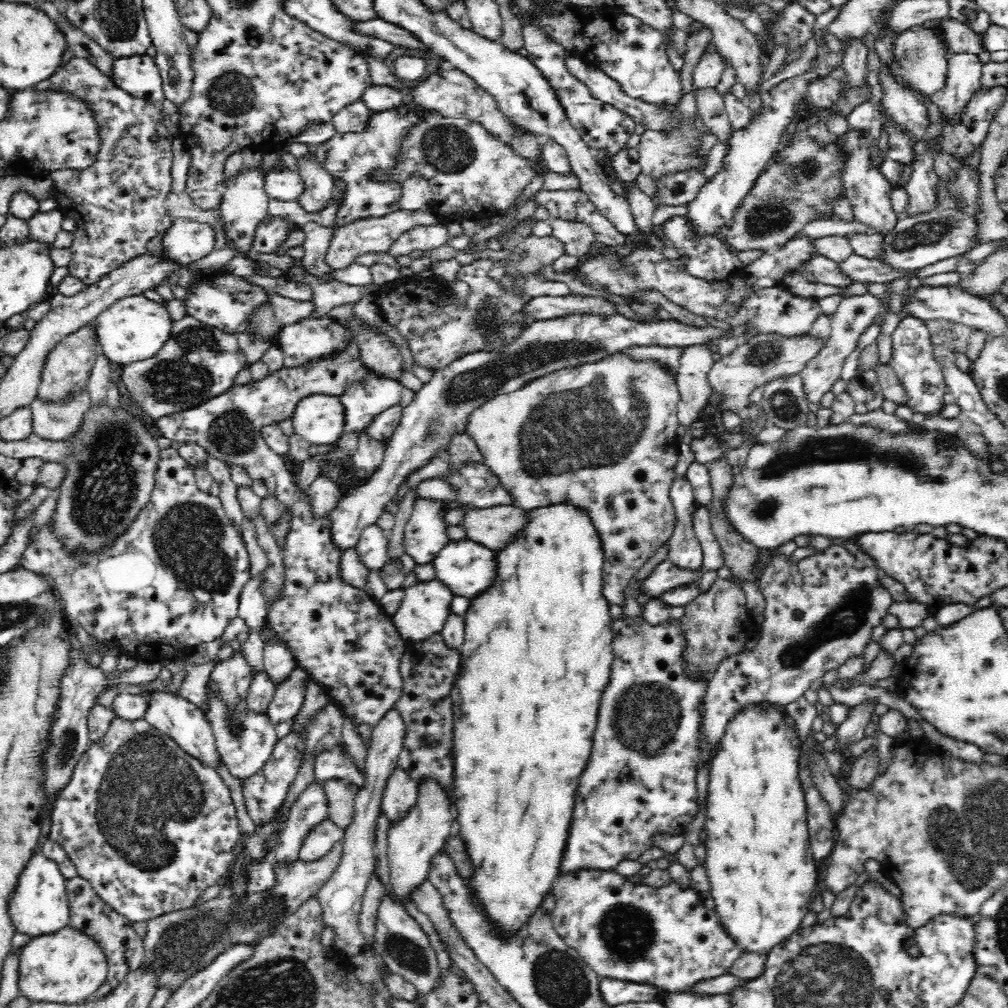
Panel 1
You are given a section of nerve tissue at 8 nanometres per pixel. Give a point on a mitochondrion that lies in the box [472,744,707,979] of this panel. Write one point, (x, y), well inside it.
(625, 931)

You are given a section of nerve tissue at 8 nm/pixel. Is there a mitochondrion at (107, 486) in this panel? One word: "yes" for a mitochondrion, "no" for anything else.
yes

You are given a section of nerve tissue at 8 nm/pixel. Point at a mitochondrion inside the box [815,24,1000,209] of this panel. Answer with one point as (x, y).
(914, 52)

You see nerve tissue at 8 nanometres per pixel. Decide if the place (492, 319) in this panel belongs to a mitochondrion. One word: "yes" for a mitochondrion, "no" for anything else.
yes

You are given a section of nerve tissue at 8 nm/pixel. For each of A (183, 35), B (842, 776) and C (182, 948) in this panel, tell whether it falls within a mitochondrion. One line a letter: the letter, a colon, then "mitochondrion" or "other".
A: other
B: other
C: mitochondrion

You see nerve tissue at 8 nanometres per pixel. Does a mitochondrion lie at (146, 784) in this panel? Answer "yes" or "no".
yes

